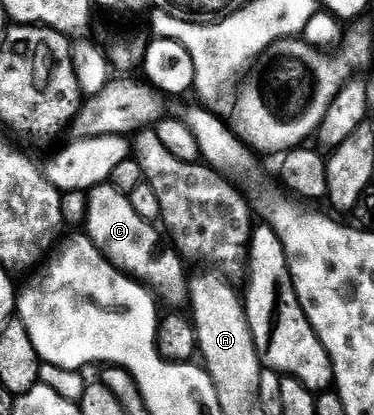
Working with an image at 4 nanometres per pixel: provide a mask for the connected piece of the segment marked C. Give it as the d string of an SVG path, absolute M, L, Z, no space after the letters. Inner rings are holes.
M98 185L96 189L90 190L91 198L87 201L86 236L90 237L91 242L116 269L120 269L129 277L134 277L139 284L146 285L164 306L186 306L189 301L188 266L168 244L164 234L158 228L155 230L155 225L150 220L142 218L133 209L128 194L114 189L113 185Z

